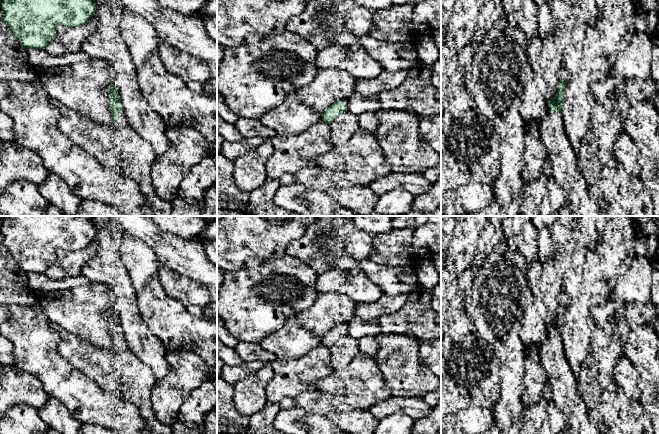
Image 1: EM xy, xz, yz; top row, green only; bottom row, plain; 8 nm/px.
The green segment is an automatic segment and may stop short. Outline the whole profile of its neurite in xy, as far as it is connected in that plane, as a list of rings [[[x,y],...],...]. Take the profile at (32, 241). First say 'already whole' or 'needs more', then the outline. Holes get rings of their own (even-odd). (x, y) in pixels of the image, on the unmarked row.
already whole; [[[3,216],[0,232],[5,248],[22,271],[45,273],[56,262],[59,249],[85,249],[97,228],[89,216]]]

